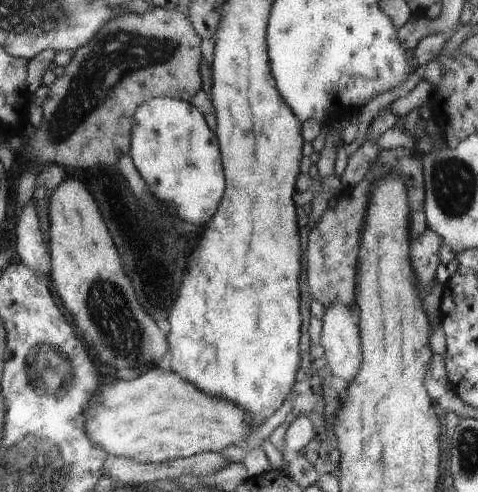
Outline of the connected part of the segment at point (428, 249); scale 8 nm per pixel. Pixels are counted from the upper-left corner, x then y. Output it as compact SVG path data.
M432 229L424 230L420 236L411 239L410 260L418 285L435 279L436 268L440 264L438 252L442 245L442 238Z

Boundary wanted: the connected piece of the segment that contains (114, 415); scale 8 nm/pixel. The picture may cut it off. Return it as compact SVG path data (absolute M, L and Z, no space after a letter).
M154 368L130 382L118 380L104 384L100 406L92 410L87 428L93 441L109 455L126 456L142 464L161 464L164 460L184 458L196 452L221 453L243 447L258 424L252 422L236 402L210 398L174 372Z

